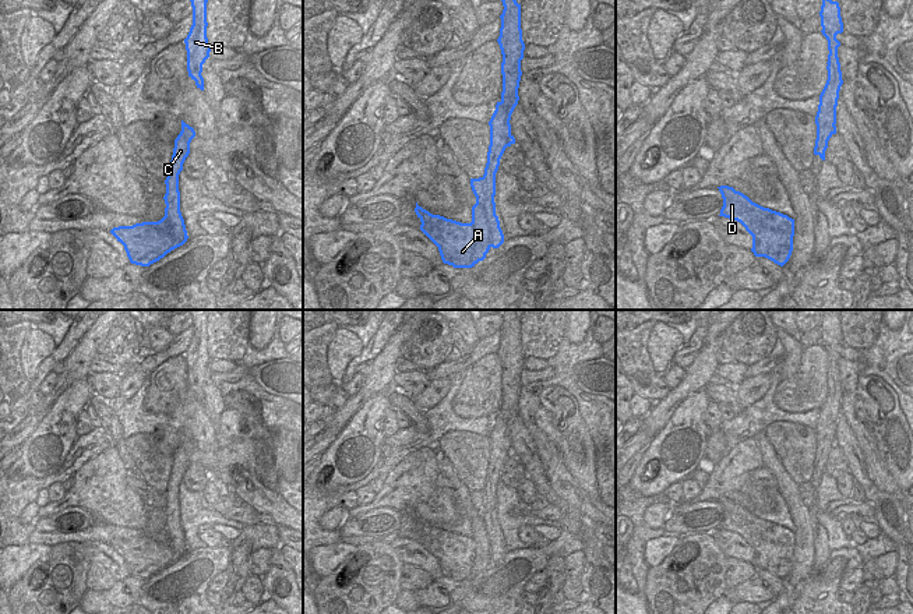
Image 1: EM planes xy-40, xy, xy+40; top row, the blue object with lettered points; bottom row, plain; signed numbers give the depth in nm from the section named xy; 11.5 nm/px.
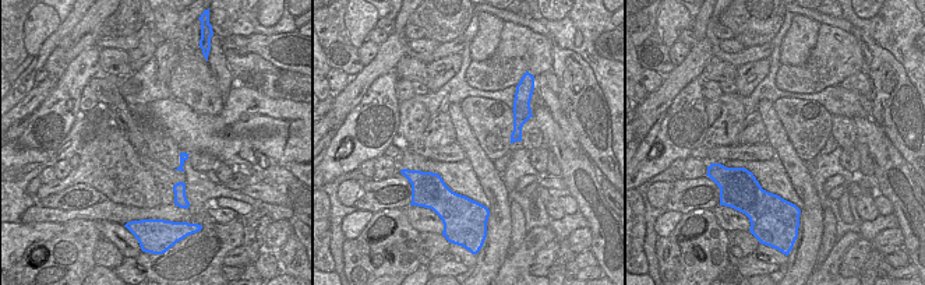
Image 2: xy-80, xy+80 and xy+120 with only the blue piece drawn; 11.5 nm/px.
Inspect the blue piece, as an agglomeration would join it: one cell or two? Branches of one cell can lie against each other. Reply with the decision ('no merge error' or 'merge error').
merge error

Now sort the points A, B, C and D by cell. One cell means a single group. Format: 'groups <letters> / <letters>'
groups A C D / B

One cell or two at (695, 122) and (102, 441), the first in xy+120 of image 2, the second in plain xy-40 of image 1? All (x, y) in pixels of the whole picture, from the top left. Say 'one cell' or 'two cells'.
two cells

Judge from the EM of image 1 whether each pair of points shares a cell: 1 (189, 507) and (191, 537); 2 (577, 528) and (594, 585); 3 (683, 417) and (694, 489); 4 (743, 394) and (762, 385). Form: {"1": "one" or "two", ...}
{"1": "one", "2": "one", "3": "two", "4": "one"}

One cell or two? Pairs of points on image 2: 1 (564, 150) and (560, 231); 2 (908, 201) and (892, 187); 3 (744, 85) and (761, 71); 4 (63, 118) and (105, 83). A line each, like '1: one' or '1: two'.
1: two
2: one
3: one
4: two

